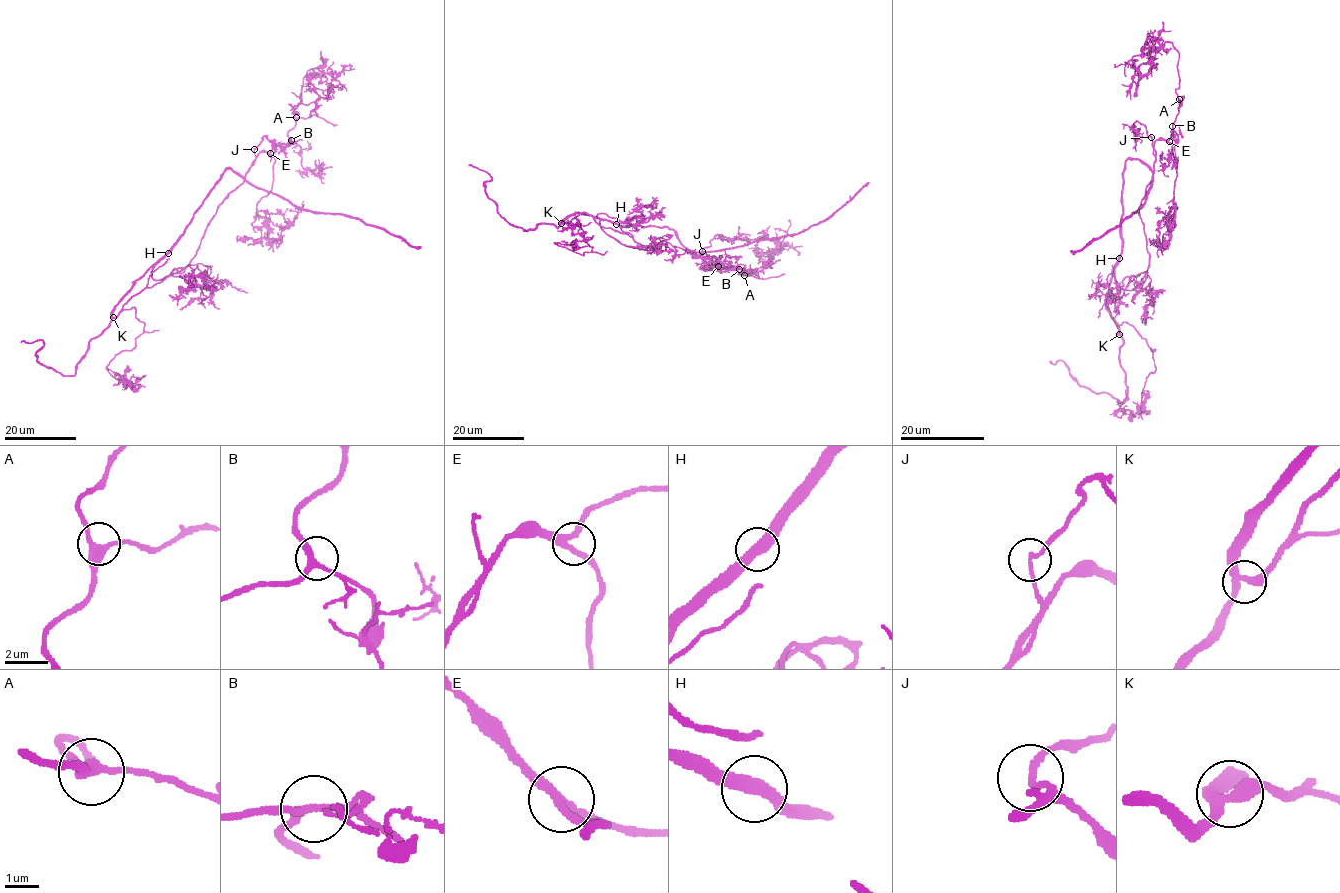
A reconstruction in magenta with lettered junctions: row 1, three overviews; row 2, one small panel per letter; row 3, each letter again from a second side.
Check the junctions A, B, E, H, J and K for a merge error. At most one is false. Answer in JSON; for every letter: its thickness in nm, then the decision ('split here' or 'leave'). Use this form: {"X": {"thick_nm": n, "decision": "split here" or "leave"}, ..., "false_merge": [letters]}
{"A": {"thick_nm": 320, "decision": "leave"}, "B": {"thick_nm": 220, "decision": "leave"}, "E": {"thick_nm": 220, "decision": "leave"}, "H": {"thick_nm": 400, "decision": "leave"}, "J": {"thick_nm": 190, "decision": "leave"}, "K": {"thick_nm": 360, "decision": "leave"}, "false_merge": []}

